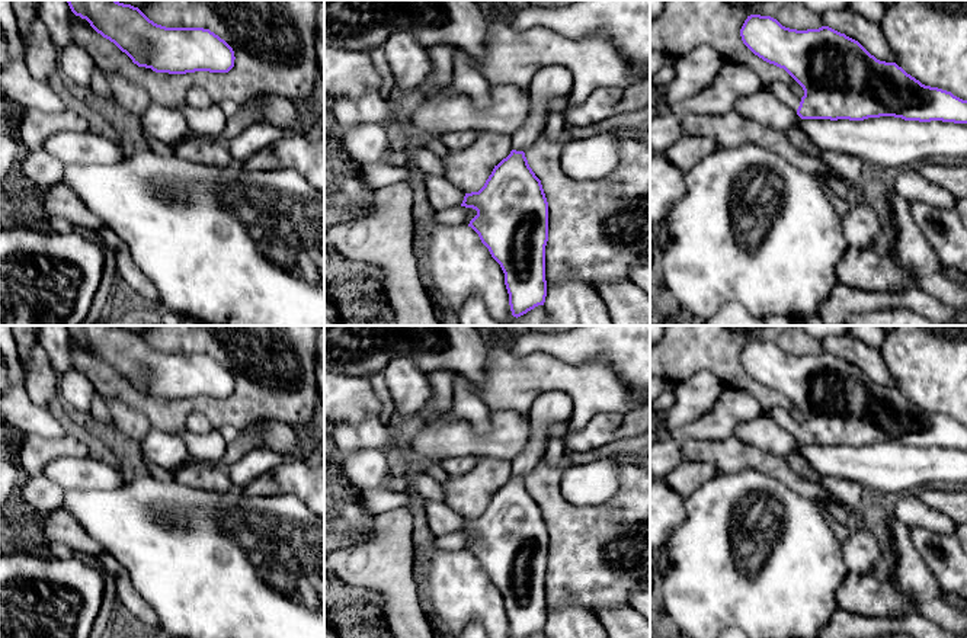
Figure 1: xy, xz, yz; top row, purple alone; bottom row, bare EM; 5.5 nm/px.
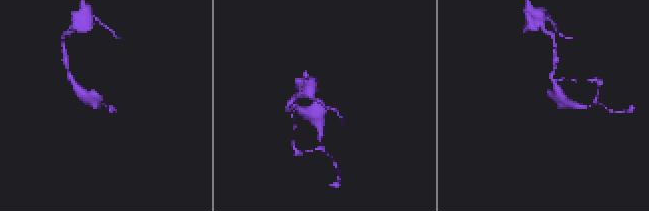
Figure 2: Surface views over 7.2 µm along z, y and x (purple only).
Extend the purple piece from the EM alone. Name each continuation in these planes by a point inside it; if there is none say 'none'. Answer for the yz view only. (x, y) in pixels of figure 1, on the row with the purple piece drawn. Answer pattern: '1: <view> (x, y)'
1: yz (781, 92)

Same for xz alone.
1: xz (548, 82)

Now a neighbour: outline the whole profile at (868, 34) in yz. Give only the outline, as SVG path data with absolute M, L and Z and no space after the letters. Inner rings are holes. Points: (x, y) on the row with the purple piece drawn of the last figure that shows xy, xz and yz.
M827 10L820 13L823 26L829 26L846 36L858 41L871 55L880 61L896 62L888 42L886 41L880 25L867 17L846 10Z

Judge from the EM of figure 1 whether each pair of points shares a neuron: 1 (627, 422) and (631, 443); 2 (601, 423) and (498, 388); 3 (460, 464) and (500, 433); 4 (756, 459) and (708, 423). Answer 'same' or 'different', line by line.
1: different
2: different
3: different
4: different

